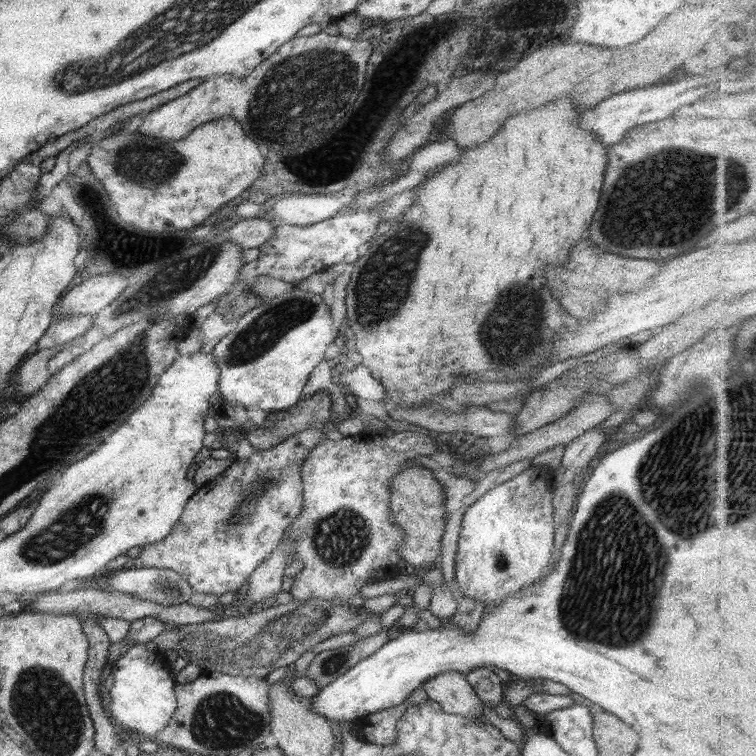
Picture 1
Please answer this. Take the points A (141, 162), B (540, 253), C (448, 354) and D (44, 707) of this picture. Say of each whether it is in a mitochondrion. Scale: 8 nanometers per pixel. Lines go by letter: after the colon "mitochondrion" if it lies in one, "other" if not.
A: mitochondrion
B: other
C: other
D: mitochondrion

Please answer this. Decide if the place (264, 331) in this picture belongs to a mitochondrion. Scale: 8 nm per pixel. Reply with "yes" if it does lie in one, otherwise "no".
yes

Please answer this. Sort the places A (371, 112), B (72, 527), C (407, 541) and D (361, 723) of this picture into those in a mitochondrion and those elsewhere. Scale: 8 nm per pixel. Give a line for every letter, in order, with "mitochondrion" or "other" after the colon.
A: other
B: mitochondrion
C: other
D: other

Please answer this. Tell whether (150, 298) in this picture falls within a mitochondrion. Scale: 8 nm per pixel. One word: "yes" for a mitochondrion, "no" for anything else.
yes

